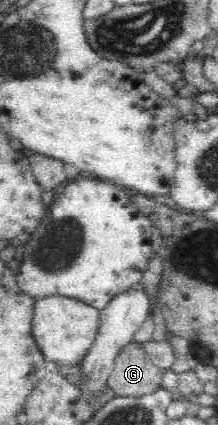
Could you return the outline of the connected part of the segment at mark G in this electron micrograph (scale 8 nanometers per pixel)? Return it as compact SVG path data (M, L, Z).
M135 340L126 344L116 356L113 368L110 369L108 386L111 387L117 397L138 397L151 394L162 387L164 371L153 364L143 347Z

